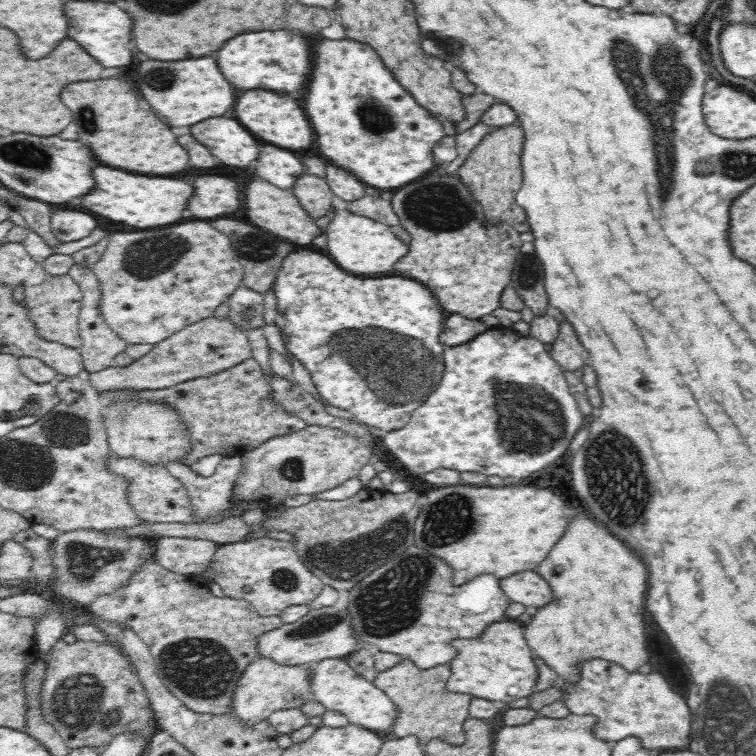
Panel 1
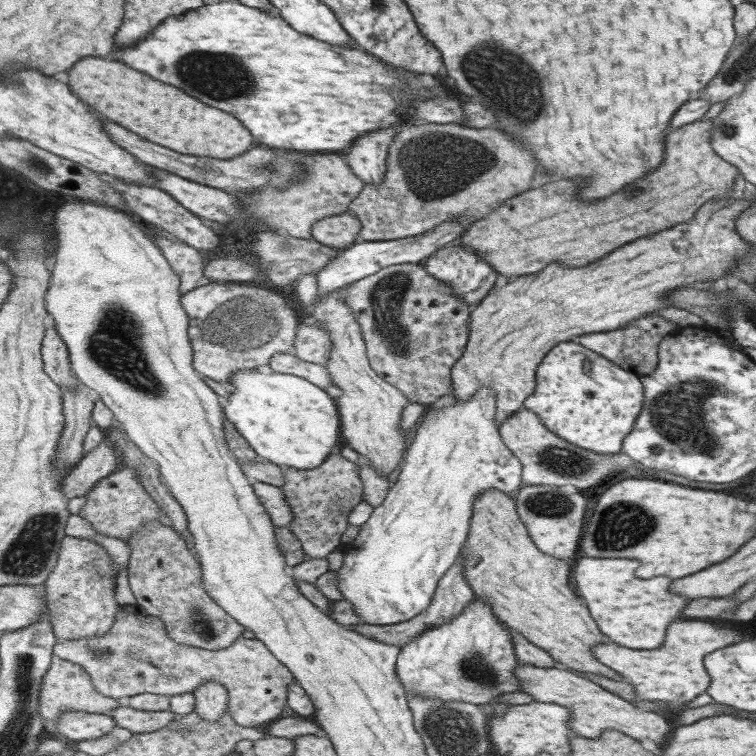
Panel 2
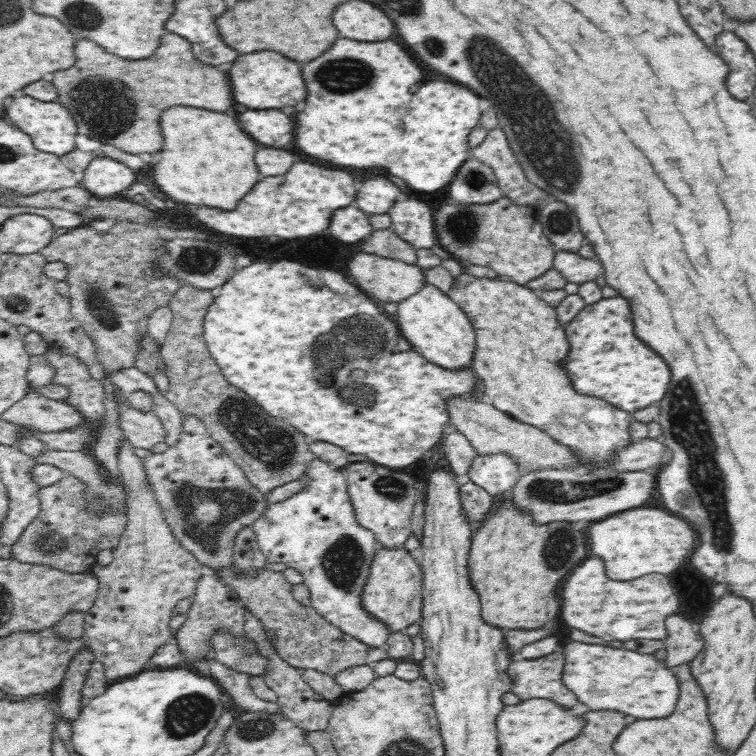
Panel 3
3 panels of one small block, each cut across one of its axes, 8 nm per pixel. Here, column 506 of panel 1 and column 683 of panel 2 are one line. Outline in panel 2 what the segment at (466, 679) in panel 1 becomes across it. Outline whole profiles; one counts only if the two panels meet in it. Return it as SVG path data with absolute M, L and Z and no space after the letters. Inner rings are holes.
M675 620L669 624L665 632L665 640L661 648L655 650L629 650L617 644L597 644L593 656L605 664L607 668L615 670L627 684L633 686L635 696L647 702L691 702L697 694L701 694L707 684L709 676L701 666L701 658L717 648L735 644L741 640L741 632L745 628L727 622L711 622L711 620Z

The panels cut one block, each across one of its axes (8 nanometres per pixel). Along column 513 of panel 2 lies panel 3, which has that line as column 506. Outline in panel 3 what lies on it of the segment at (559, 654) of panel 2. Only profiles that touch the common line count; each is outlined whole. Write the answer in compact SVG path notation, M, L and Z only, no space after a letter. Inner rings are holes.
M504 496L498 500L498 504L494 506L494 512L488 516L488 520L482 524L482 528L478 532L474 532L474 538L472 538L472 550L470 550L470 560L468 560L468 568L472 570L472 584L474 588L478 590L480 594L480 600L482 600L482 616L488 624L496 624L504 630L512 630L512 628L522 628L522 630L534 630L534 628L540 628L544 624L548 624L550 620L554 620L560 612L560 584L564 582L564 578L570 576L570 572L588 556L588 542L586 542L586 532L584 530L574 530L574 526L570 526L572 522L568 522L568 526L564 526L564 522L546 522L546 524L540 524L536 522L536 518L526 512L526 510L520 510L516 506L516 502L512 502L512 496Z

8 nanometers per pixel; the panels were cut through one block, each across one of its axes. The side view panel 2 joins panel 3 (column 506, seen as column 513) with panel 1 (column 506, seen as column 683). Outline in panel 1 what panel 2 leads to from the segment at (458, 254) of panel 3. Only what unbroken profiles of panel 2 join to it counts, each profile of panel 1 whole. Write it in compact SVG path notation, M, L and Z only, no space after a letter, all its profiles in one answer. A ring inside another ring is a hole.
M502 126L494 128L490 134L482 138L482 142L472 150L468 156L460 180L472 190L474 198L484 206L484 214L488 220L500 220L508 224L510 228L522 232L528 232L530 224L526 218L524 208L516 204L516 194L522 188L524 172L522 172L522 150L524 150L524 130L514 126Z

